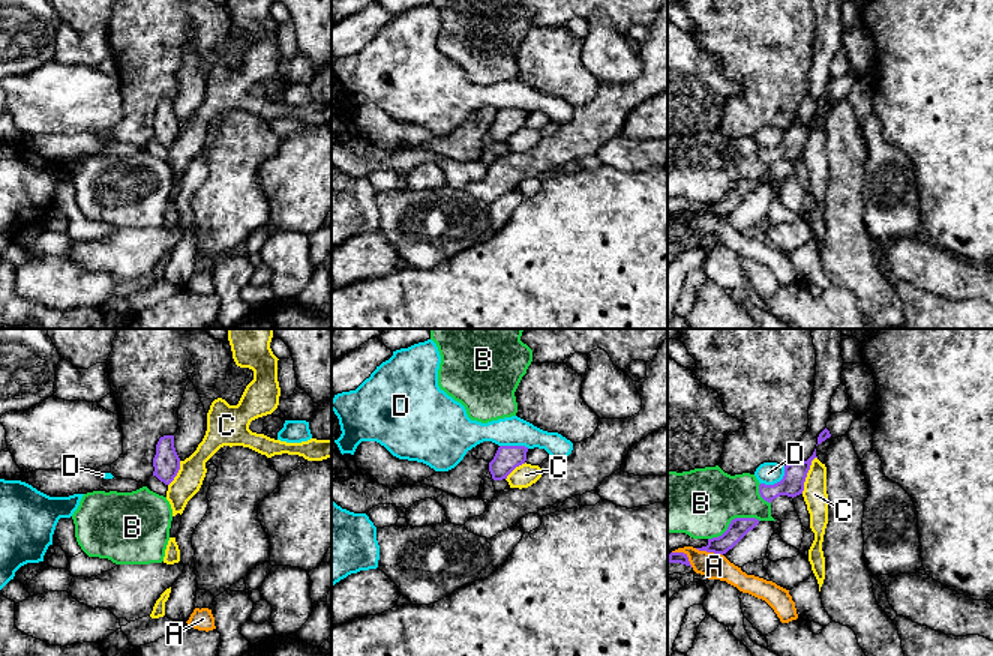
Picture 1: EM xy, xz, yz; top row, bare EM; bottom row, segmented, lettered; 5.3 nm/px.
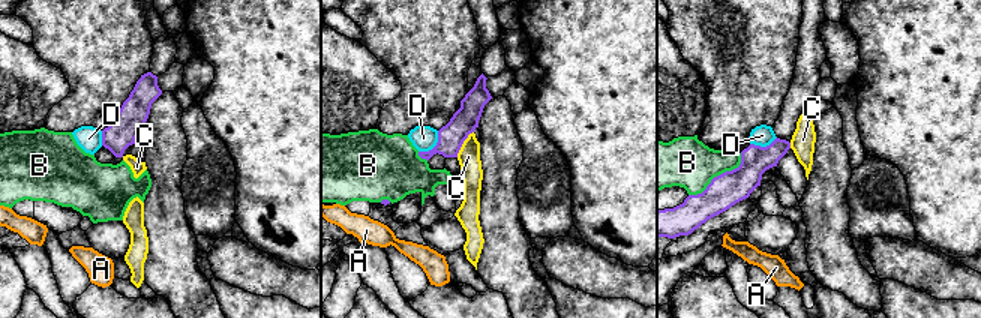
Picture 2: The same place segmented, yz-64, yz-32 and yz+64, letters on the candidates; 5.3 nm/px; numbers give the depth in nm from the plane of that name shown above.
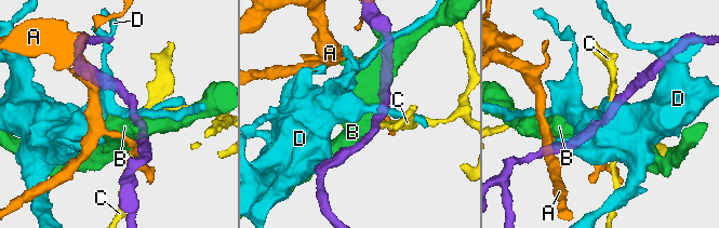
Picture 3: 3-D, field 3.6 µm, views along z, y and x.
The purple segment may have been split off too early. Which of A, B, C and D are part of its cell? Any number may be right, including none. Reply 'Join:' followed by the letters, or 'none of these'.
Join: none of these

